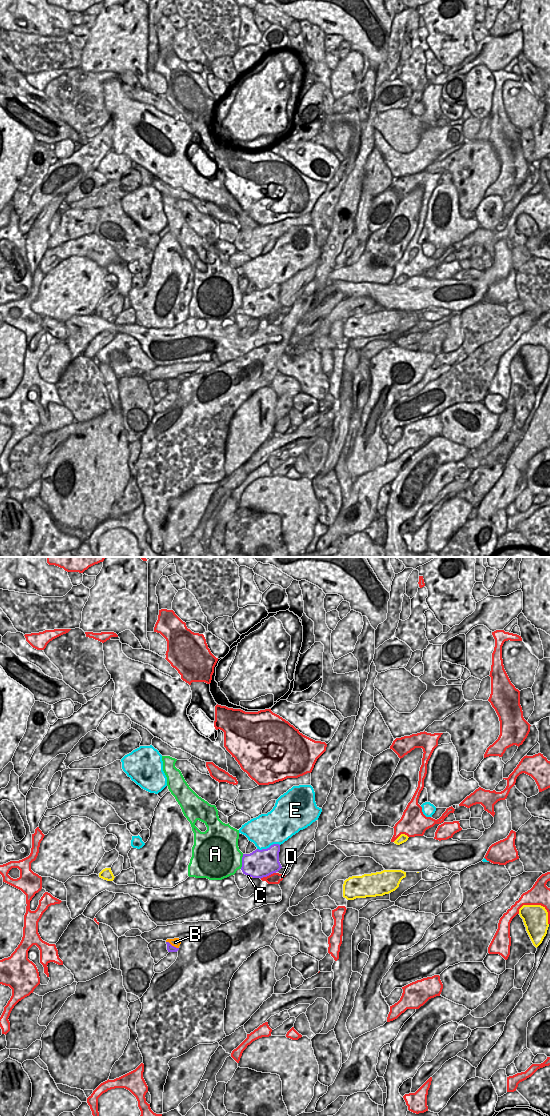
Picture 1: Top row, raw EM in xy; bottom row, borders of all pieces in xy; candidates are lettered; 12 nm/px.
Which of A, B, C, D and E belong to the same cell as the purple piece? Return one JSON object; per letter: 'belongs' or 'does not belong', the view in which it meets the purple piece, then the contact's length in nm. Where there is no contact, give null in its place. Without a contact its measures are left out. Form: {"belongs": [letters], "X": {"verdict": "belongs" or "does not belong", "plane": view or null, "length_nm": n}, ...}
{"belongs": [], "A": {"verdict": "does not belong", "plane": "xy", "length_nm": 180}, "B": {"verdict": "does not belong", "plane": "xy", "length_nm": 180}, "C": {"verdict": "does not belong", "plane": "xy", "length_nm": 70}, "D": {"verdict": "does not belong", "plane": "xy", "length_nm": 200}, "E": {"verdict": "does not belong", "plane": "xy", "length_nm": 280}}

